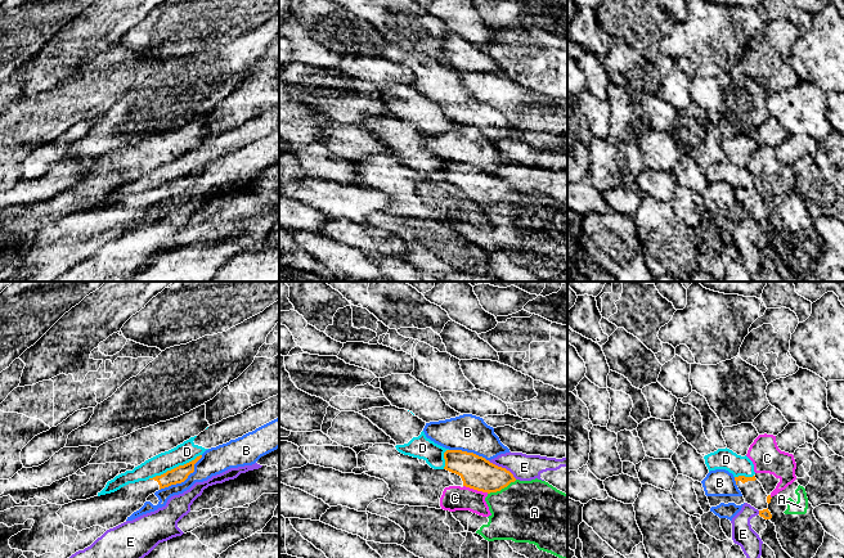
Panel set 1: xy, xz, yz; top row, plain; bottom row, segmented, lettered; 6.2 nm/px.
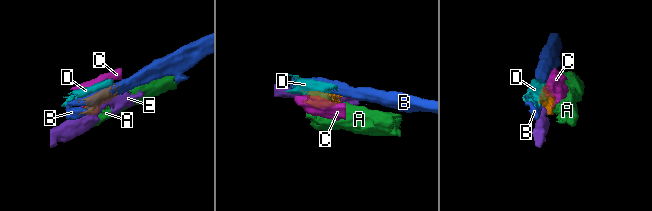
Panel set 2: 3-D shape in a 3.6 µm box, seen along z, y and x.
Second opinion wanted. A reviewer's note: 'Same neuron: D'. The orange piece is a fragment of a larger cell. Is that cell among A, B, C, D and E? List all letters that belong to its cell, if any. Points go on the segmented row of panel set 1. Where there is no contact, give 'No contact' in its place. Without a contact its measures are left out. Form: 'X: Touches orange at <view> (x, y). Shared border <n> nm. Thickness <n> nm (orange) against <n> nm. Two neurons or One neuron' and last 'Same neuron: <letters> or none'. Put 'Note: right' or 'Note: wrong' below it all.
A: Touches orange at xz (502, 487). Shared border 200 nm. Thickness 200 nm (orange) against 380 nm. Two neurons
B: Touches orange at xy (184, 480). Shared border 340 nm. Thickness 100 nm (orange) against 170 nm. Two neurons
C: Touches orange at xz (476, 489). Shared border 170 nm. Thickness 200 nm (orange) against 160 nm. Two neurons
D: Touches orange at xy (174, 468). Shared border 360 nm. Thickness 100 nm (orange) against 130 nm. Two neurons
E: Touches orange at xz (501, 467). Shared border 220 nm. Thickness 200 nm (orange) against 160 nm. Two neurons
Same neuron: none
Note: wrong

